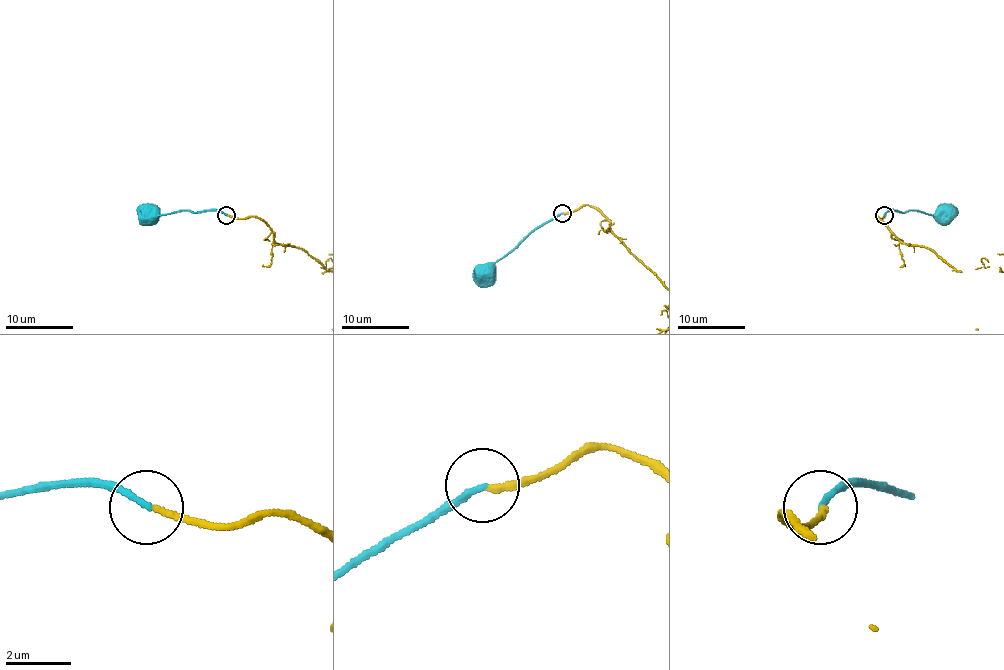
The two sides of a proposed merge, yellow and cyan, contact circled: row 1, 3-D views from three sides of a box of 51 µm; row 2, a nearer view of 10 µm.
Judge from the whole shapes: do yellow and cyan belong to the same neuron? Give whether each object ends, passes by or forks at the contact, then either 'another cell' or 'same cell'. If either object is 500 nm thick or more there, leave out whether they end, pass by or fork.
yellow ends | cyan ends | same cell

